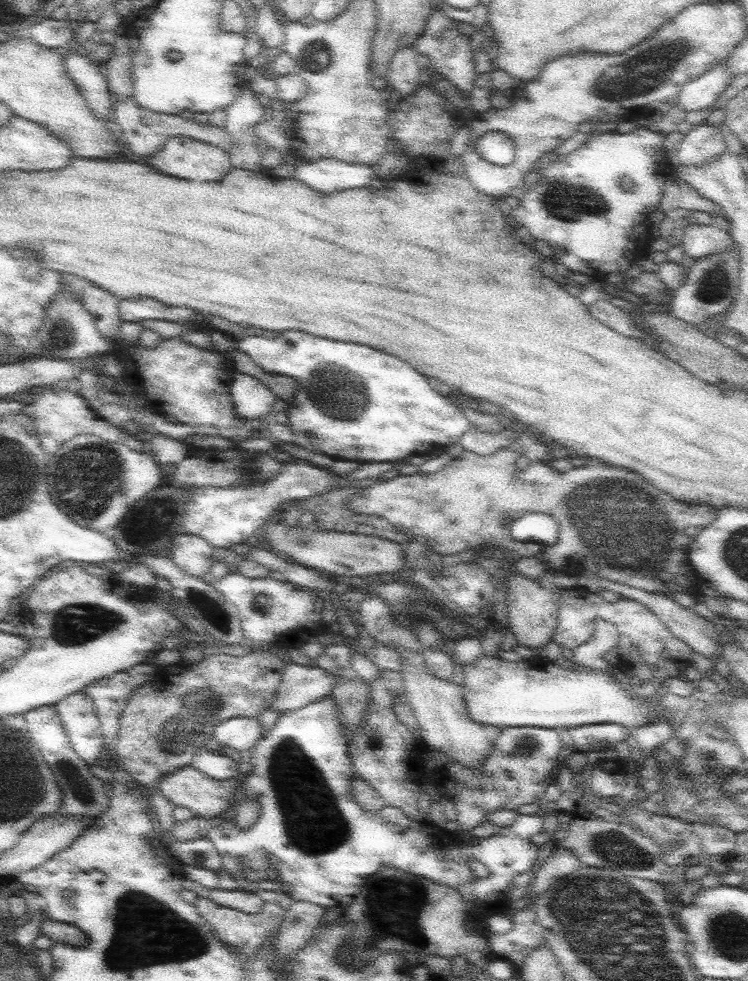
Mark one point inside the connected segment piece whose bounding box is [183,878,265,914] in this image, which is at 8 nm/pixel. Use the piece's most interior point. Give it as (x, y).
(247, 901)

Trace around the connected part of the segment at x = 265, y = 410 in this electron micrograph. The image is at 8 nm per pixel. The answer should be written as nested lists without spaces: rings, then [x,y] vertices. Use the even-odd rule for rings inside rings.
[[[236,371],[231,379],[230,392],[237,415],[247,422],[270,415],[279,400],[261,380]]]

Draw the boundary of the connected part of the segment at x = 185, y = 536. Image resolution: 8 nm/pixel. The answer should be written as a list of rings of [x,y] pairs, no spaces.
[[[183,533],[174,540],[174,548],[168,556],[180,570],[192,577],[206,576],[214,562],[210,542],[190,533]]]

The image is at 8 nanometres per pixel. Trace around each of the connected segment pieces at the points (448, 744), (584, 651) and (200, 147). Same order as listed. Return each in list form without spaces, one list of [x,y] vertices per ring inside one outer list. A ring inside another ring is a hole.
[[[394,644],[394,650],[402,659],[402,678],[404,678],[406,698],[419,724],[421,737],[429,749],[439,750],[447,755],[449,761],[461,764],[464,768],[482,766],[494,746],[502,728],[483,725],[472,720],[463,697],[463,688],[452,680],[442,680],[430,674],[426,667],[422,650],[409,650]]]
[[[597,619],[594,636],[588,642],[572,650],[573,656],[570,661],[582,664],[587,669],[607,671],[610,667],[606,653],[609,653],[618,641],[619,632],[616,625],[604,619]]]
[[[174,136],[166,142],[156,154],[150,156],[148,164],[157,168],[162,174],[198,182],[215,182],[222,180],[233,169],[229,152],[220,146],[212,146],[186,136]]]

